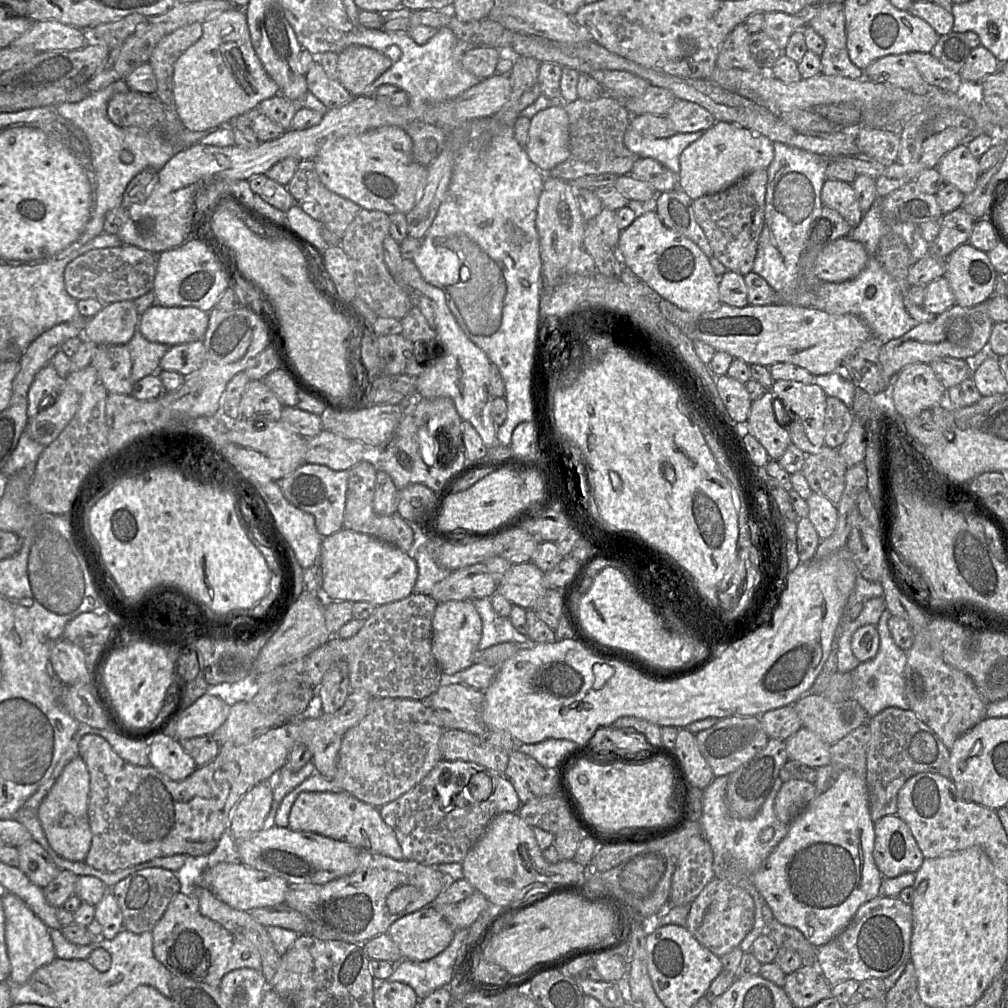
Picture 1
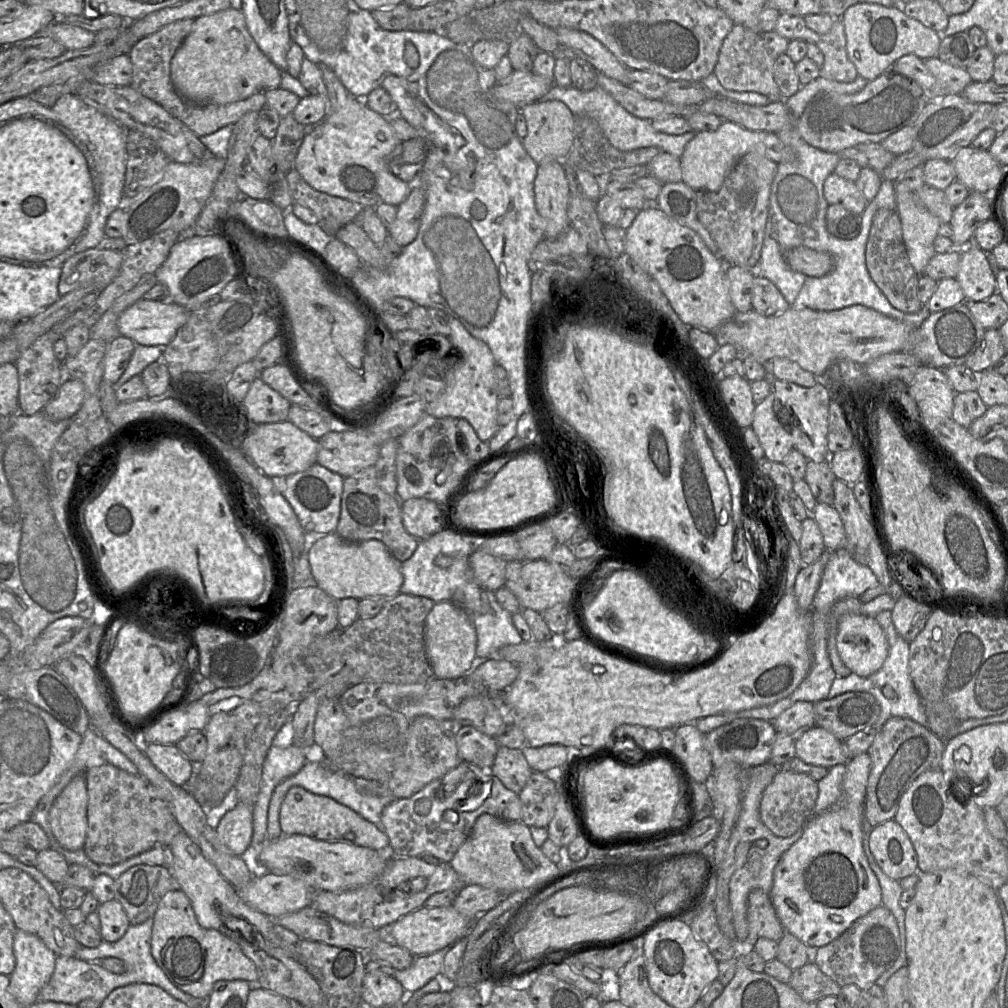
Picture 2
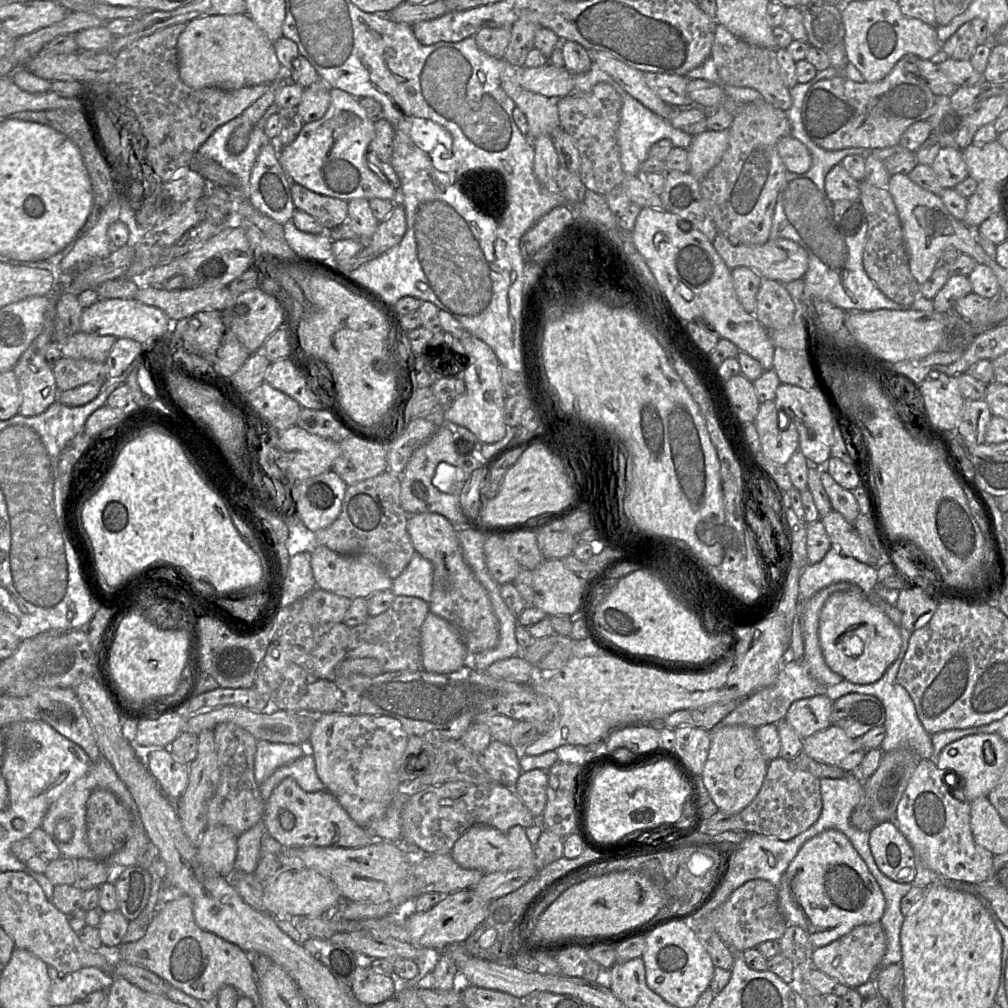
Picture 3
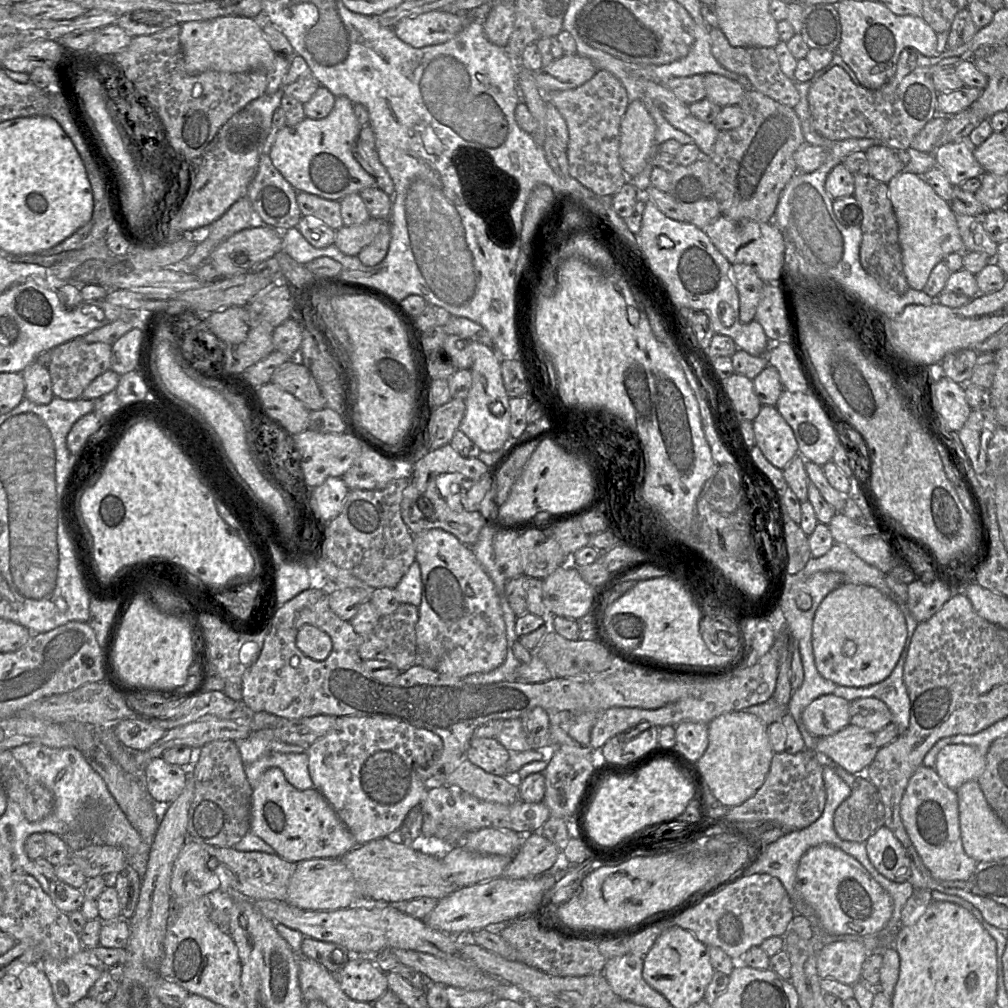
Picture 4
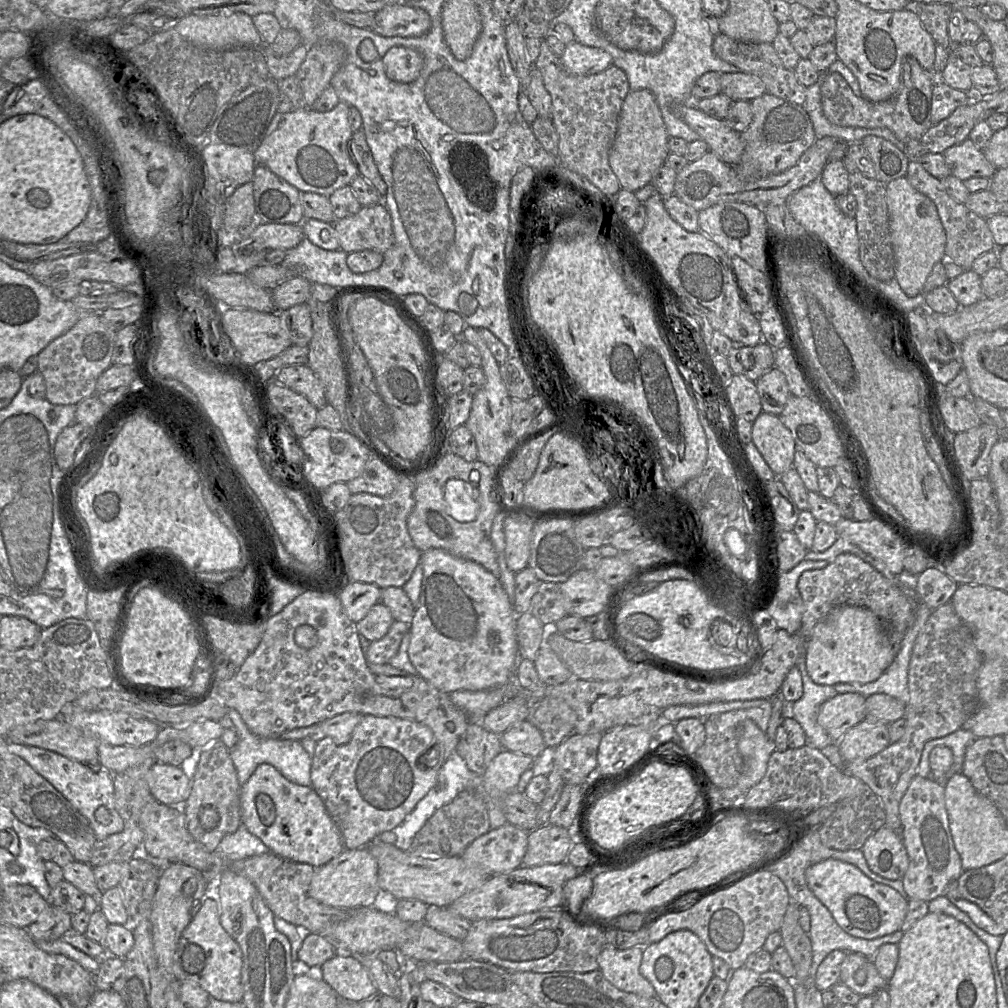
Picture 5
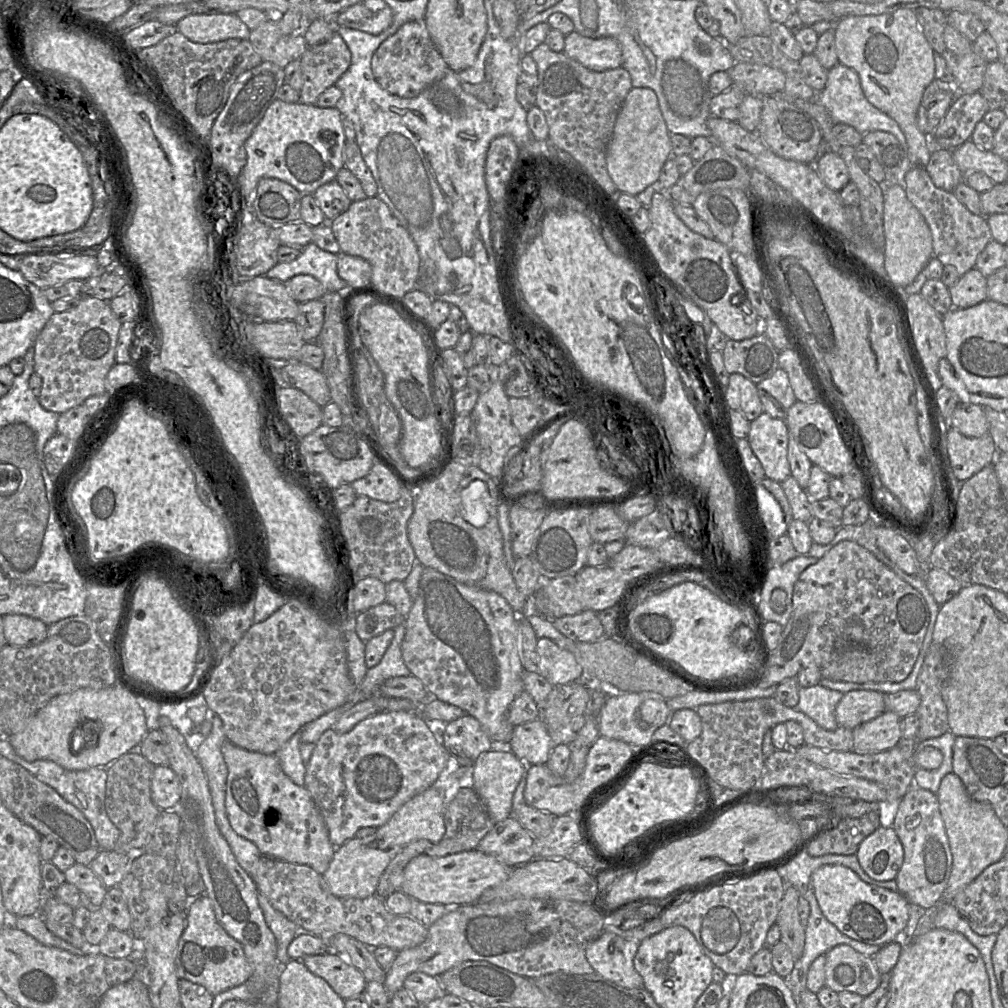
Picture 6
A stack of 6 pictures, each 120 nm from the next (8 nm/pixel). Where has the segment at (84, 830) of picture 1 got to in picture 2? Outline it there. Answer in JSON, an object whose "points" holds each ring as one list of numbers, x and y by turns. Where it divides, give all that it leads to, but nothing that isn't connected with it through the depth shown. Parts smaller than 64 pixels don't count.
{"points":[[85,774,75,776,49,811,49,823,57,843,64,849,84,849,87,835,87,786]]}

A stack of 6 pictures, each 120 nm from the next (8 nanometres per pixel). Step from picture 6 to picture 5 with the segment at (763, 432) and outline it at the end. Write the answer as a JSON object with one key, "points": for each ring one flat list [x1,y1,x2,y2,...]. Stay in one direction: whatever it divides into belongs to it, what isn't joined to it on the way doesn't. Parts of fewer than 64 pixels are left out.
{"points":[[760,413,752,422,751,442,776,476,783,475,793,466,795,442,778,416]]}

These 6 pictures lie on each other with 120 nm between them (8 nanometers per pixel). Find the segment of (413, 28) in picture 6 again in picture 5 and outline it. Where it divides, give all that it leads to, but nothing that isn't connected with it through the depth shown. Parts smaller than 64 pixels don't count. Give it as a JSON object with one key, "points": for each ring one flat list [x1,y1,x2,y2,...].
{"points":[[403,46,391,47,381,60,387,77,399,83,415,81,424,64,419,52]]}

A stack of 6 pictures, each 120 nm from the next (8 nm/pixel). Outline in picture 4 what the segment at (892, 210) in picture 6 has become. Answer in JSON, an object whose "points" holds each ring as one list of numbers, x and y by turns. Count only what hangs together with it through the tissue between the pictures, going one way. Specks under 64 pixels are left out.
{"points":[[902,171,887,185,898,224,903,271,909,287,920,291,923,290,932,269,947,255,966,252,959,234,956,215,949,203,940,198,921,176]]}

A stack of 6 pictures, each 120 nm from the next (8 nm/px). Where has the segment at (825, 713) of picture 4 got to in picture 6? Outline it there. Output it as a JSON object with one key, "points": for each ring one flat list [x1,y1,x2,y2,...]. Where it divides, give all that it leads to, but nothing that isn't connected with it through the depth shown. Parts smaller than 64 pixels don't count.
{"points":[[852,690,845,693,836,706,839,727,853,730,886,711,884,695,872,690]]}

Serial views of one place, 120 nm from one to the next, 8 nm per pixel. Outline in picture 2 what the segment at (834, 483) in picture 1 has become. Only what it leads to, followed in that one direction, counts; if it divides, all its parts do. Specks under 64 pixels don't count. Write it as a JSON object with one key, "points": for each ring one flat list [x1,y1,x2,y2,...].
{"points":[[807,461,804,480,817,503,833,505,834,491,832,484,835,479,835,474,827,461,820,463]]}

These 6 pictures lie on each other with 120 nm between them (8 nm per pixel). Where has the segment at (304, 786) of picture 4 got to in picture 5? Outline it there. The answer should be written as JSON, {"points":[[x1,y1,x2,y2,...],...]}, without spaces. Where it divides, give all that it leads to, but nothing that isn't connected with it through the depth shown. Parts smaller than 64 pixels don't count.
{"points":[[228,708,226,716,219,722,224,729,234,728,237,734,237,743,230,749,230,756,241,785,250,778,260,764,267,763,274,766,289,781,301,786,311,786,312,757,305,751,300,741,258,737,249,730,241,715,232,708]]}

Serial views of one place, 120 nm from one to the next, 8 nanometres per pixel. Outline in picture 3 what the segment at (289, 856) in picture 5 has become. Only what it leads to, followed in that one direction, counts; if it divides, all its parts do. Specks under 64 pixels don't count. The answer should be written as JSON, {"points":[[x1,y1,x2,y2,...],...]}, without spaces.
{"points":[[285,778,264,802,265,832,284,849,296,847,359,848,376,839,367,827,356,823,328,791,305,792,292,778]]}

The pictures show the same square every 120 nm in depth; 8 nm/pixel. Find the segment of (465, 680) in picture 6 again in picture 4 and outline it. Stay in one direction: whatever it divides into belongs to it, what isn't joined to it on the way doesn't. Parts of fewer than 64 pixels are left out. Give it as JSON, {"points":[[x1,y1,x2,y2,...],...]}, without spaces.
{"points":[[436,528,414,535,414,548,422,578,422,601,416,625,418,651,431,653,437,658,437,671,458,678,490,672,499,667,507,654,507,630,503,611,495,585,472,552,471,546]]}

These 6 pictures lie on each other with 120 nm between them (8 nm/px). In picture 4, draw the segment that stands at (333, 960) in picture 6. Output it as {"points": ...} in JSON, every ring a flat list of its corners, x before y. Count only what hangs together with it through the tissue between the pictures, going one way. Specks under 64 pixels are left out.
{"points":[[350,958,336,978,344,993,355,1001,373,1004,388,991,386,973,367,959]]}

